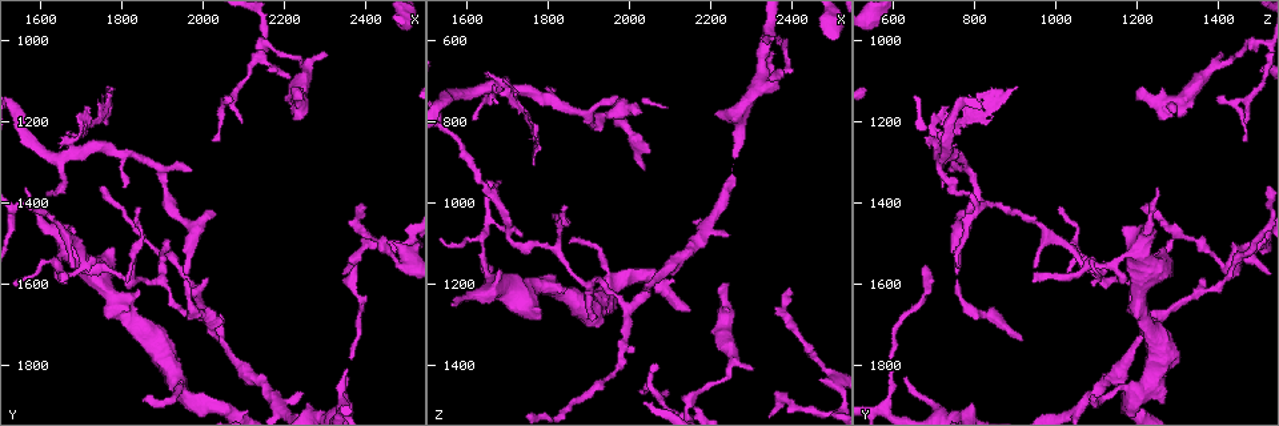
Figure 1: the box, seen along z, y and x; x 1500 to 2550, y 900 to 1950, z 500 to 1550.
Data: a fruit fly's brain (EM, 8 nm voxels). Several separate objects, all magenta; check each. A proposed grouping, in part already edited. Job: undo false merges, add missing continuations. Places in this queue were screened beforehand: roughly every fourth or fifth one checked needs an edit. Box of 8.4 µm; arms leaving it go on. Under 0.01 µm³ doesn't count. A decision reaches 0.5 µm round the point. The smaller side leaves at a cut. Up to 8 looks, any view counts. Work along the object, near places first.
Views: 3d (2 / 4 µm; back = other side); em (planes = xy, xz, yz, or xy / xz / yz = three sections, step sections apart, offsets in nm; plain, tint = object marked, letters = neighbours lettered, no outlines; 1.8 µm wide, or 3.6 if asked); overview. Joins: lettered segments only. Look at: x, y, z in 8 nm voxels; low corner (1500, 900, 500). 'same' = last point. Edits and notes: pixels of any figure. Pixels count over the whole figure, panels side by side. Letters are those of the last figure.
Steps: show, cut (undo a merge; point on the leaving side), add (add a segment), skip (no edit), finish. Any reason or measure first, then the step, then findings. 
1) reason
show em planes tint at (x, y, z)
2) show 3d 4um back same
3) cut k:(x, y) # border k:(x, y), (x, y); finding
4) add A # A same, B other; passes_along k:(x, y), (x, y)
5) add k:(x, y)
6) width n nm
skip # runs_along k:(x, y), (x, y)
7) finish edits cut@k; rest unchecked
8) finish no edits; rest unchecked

long arm stops here
show em xy step 16 plain at (2360, 1785, 595)

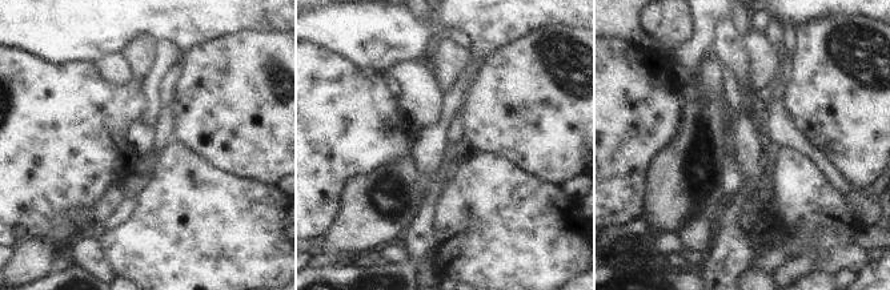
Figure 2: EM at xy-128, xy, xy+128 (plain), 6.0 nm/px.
what lies round it
show em xy step 16 letters same

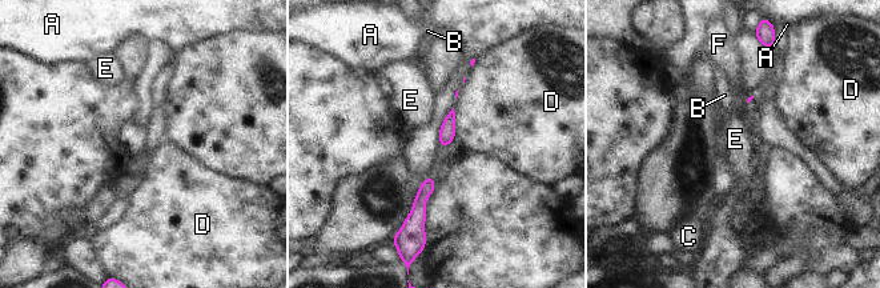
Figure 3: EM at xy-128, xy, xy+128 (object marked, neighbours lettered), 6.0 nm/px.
skip # A other, B other, C other, D other, E other, F other; no lettered segment goes on from it

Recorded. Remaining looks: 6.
branch stops here
show 3d 4um at (2395, 1405, 1210)

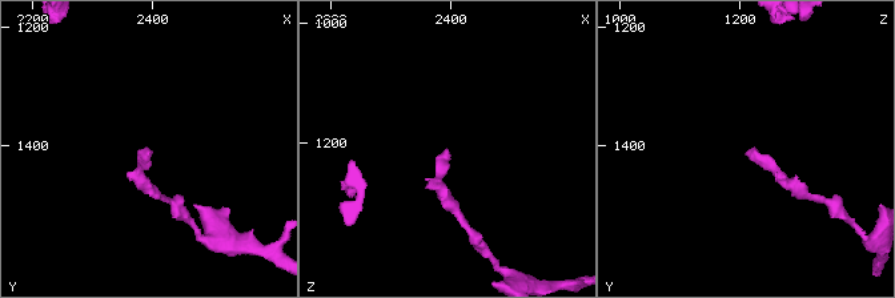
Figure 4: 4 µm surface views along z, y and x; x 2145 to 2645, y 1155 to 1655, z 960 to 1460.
need the tissue
show em xz step 4 letters at (2395, 1415, 1215)

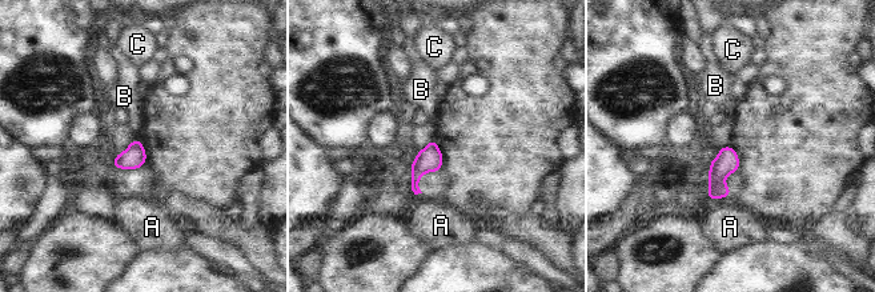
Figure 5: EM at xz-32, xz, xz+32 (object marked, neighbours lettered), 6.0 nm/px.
longest_contact A 120 nm
skip # A other, B other, C other; no lettered segment goes on from it

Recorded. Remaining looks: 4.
abrupt turn
show em planes tint at (2395, 1520, 1490)

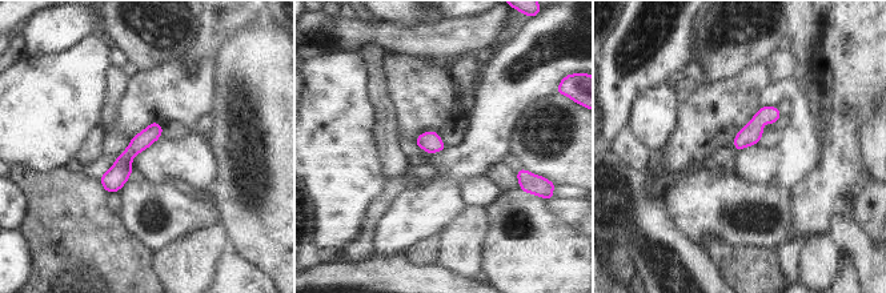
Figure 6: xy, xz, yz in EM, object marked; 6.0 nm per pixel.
show em planes letters same

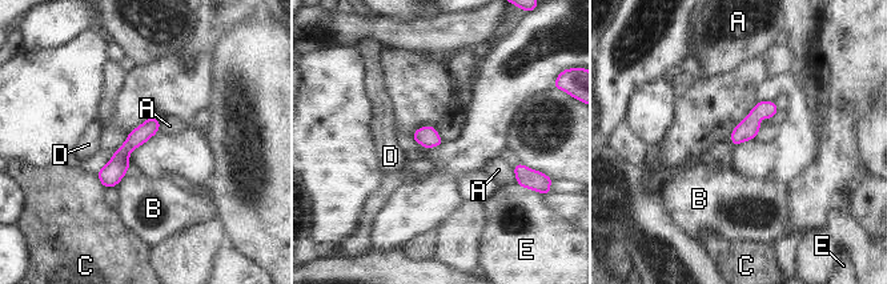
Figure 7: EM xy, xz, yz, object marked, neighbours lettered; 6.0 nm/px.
width 110 nm
skip # A other, B other, C other, D other, E other; all the same cell

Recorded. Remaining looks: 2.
finish no edits; rest unchecked

